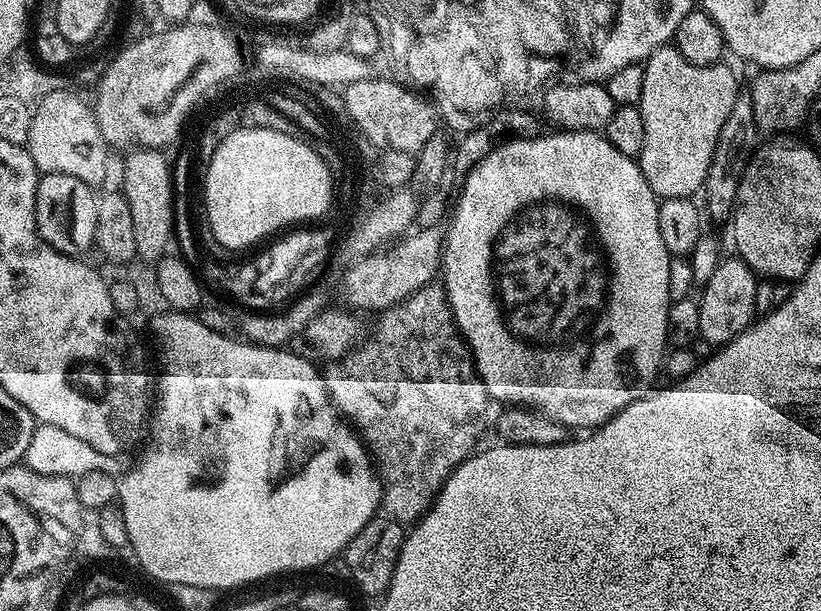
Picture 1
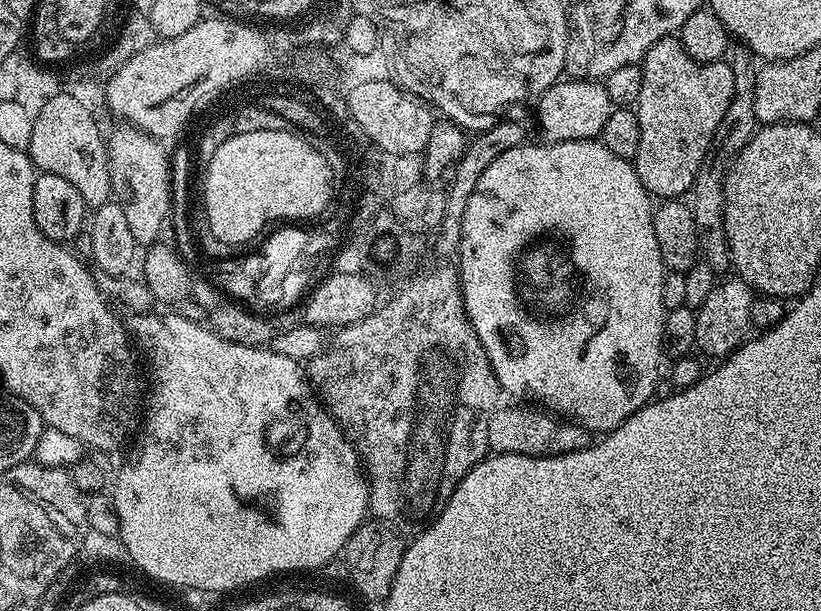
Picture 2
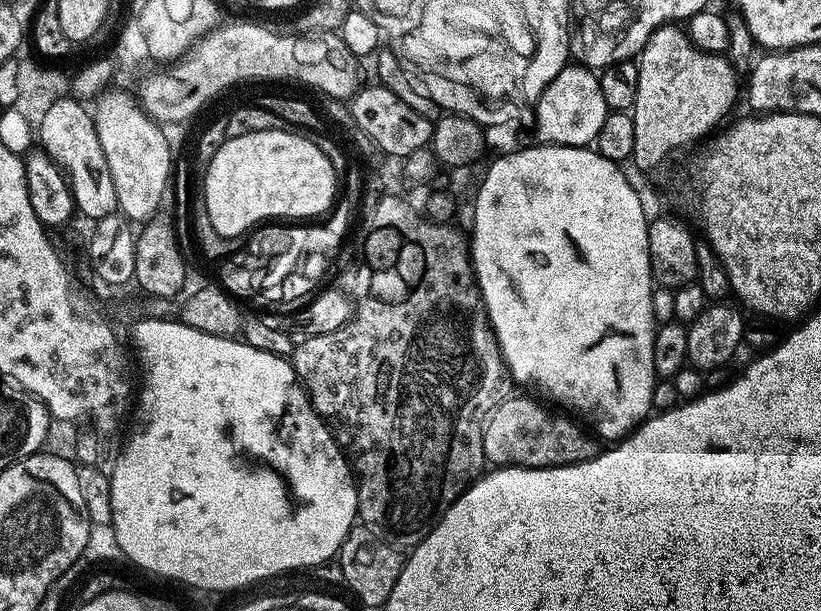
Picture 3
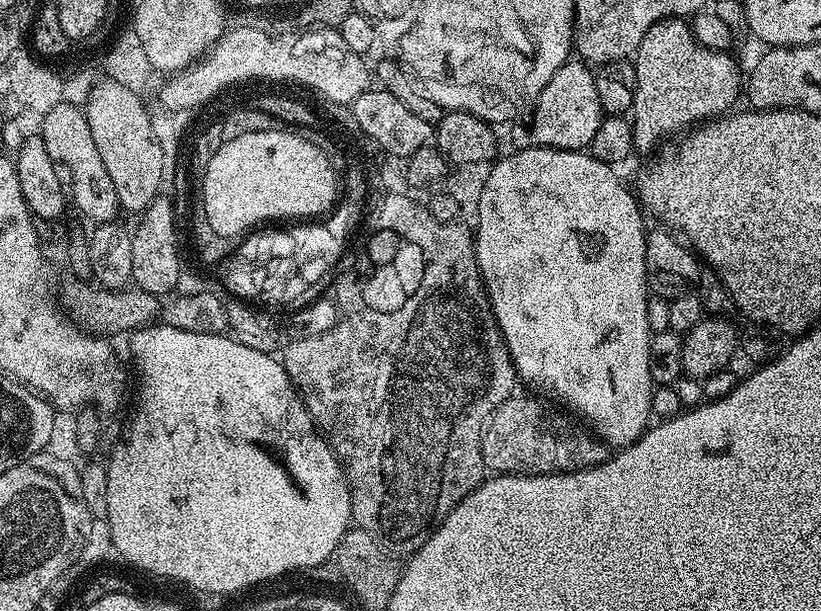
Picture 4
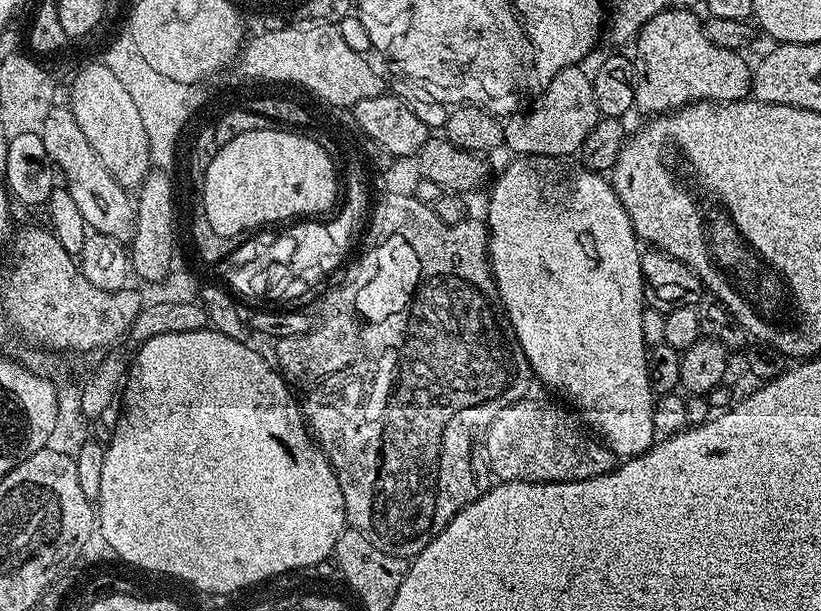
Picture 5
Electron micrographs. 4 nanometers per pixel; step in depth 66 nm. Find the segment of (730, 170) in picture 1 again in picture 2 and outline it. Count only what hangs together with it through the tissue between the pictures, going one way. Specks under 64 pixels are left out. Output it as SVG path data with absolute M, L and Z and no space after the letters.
M736 42L729 47L726 62L734 74L734 94L730 98L730 106L726 106L726 114L722 114L722 122L714 130L712 147L708 150L708 159L698 170L696 180L692 183L686 196L688 209L694 214L700 243L699 255L703 263L710 265L712 271L724 274L729 271L731 257L728 255L728 239L724 230L724 178L736 156L750 142L755 134L758 121L754 114L754 86L758 71L757 57L749 50L747 44Z

